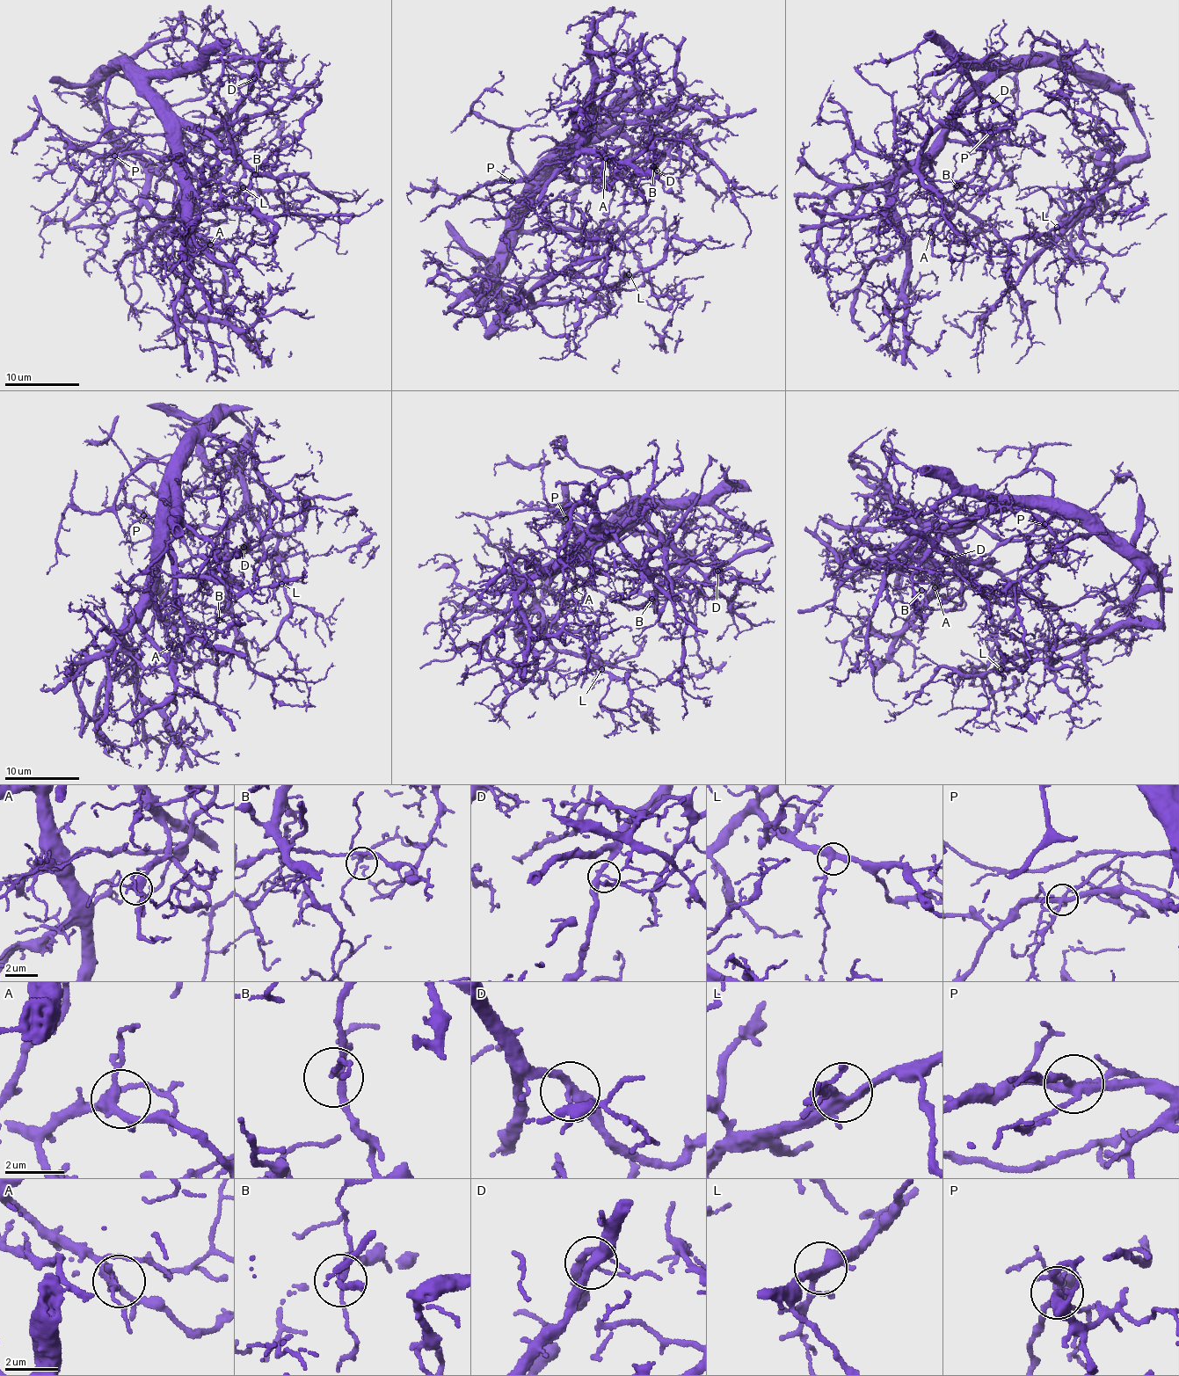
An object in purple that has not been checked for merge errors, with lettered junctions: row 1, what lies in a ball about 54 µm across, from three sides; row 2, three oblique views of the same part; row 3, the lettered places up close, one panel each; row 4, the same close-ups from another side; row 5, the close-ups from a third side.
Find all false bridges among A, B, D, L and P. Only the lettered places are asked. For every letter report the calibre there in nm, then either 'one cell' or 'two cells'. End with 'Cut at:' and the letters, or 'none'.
A: 320 nm | one cell
B: 130 nm | one cell
D: 240 nm | one cell
L: 360 nm | one cell
P: 300 nm | two cells
Cut at: P

